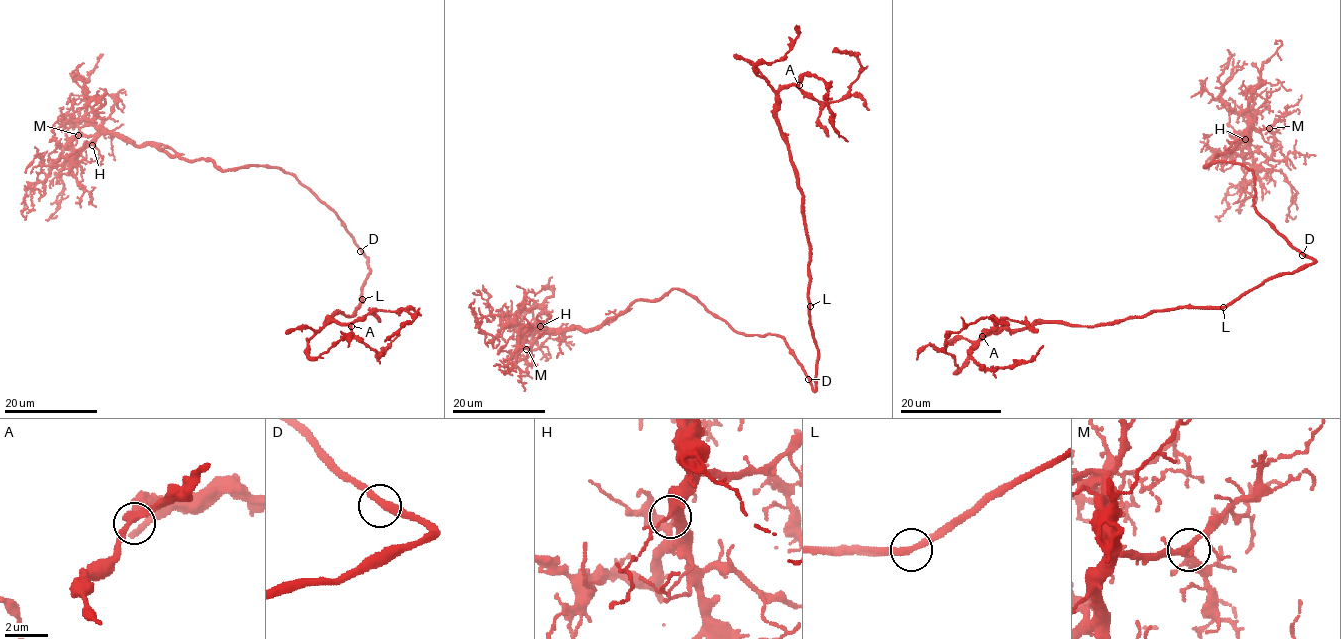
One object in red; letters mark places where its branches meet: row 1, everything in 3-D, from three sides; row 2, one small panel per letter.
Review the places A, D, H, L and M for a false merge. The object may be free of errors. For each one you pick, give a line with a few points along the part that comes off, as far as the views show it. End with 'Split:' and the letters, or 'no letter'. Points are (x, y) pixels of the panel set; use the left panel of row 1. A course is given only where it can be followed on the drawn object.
Split: no letter

